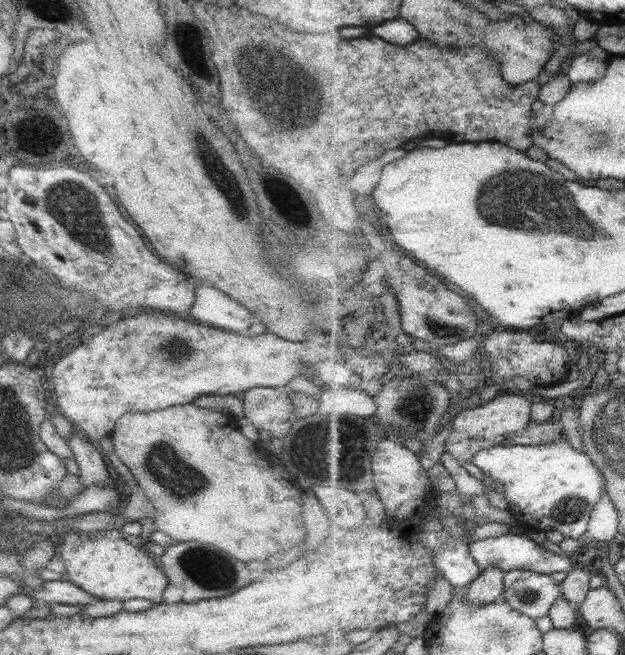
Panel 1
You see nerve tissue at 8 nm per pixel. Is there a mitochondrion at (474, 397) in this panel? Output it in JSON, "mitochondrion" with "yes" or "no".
{"mitochondrion":"no"}

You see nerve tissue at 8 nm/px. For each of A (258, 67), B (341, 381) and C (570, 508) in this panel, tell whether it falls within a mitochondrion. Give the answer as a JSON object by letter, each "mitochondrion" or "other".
{"A":"mitochondrion","B":"other","C":"mitochondrion"}

